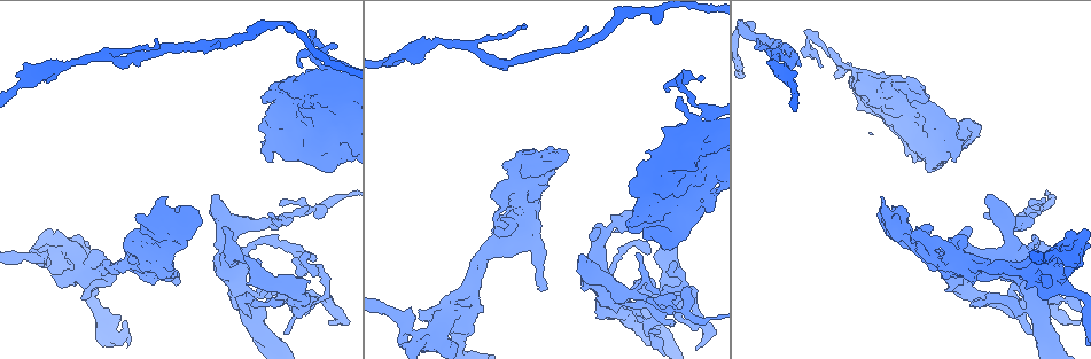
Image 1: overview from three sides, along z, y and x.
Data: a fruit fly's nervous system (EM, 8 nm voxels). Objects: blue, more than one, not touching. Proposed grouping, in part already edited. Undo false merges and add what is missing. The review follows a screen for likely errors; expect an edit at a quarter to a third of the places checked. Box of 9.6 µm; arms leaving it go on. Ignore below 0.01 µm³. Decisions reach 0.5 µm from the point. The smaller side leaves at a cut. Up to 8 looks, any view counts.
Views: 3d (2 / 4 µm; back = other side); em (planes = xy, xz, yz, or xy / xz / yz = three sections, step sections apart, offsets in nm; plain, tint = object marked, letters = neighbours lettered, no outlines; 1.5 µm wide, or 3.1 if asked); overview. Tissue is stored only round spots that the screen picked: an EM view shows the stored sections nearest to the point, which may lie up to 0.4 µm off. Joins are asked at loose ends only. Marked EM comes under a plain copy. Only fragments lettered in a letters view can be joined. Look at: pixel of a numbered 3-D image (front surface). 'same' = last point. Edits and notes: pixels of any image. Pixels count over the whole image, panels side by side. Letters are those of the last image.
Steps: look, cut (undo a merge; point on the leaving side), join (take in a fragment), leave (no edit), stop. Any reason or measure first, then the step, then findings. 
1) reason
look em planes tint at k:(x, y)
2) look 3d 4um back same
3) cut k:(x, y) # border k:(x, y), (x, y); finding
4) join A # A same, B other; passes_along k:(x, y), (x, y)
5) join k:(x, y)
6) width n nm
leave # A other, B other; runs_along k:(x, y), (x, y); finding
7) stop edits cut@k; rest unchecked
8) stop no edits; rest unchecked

thin end
look 3d 4um at 1:(157, 40)

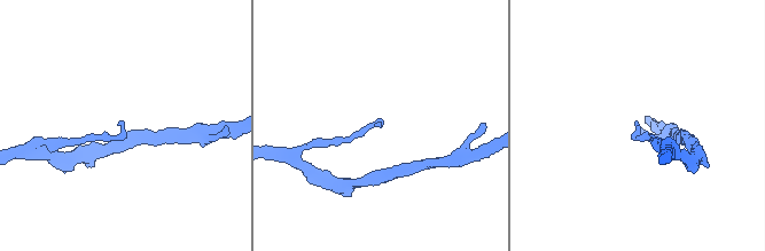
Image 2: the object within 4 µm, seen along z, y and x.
now the EM
look em planes tint at 2:(637, 121)

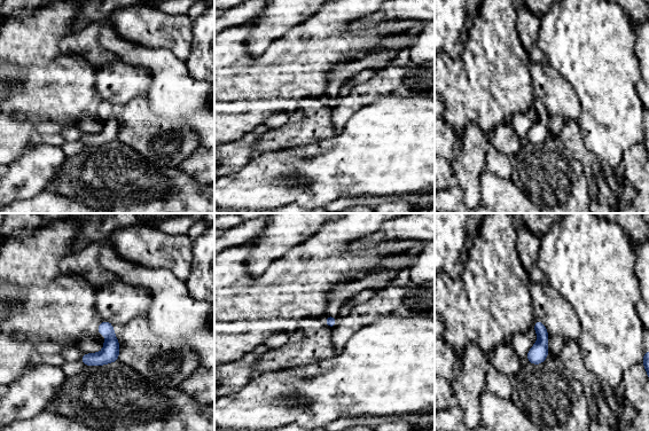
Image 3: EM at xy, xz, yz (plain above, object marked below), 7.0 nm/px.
look em planes letters same

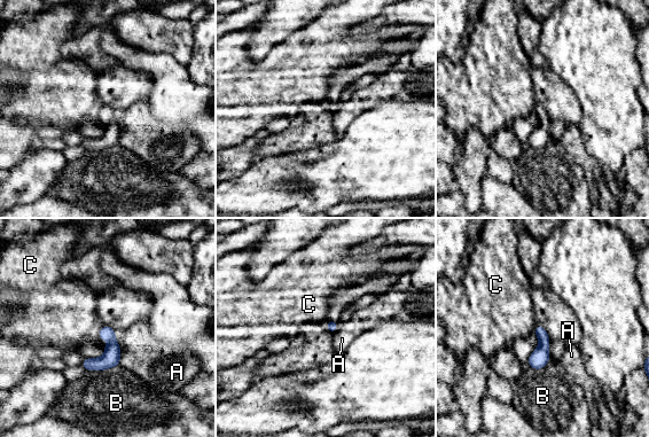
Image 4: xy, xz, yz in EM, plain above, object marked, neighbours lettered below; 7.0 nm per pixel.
leave # A other, B other, C other; border 4:(103, 326), (98, 337); no lettered fragment goes on from it

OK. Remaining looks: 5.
calibre changes
look 3d 2um at 1:(122, 266)

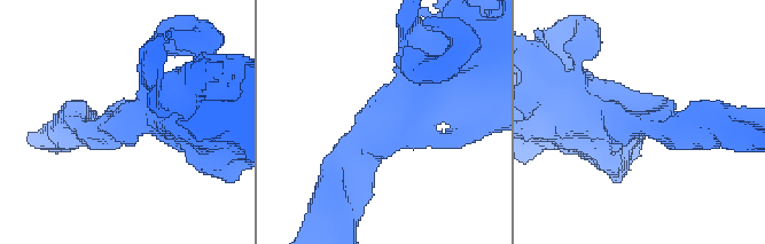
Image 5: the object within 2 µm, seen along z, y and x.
look em xy step 8 letters at 5:(127, 126)

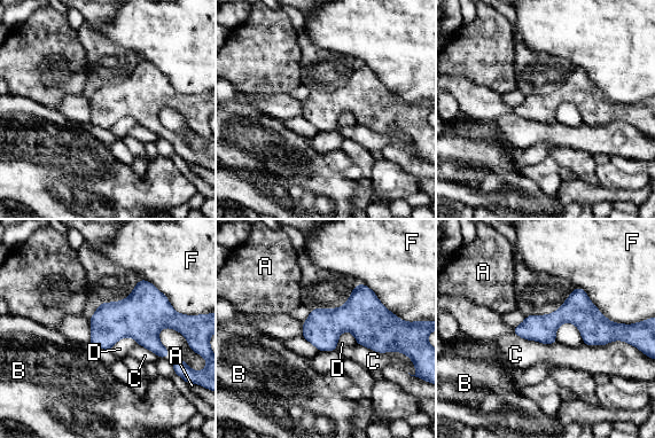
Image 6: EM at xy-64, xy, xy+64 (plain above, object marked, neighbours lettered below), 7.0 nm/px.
leave # A other, B other, C other, D other, F other; runs_along 6:(516, 330), (585, 317), (614, 337); one cell here

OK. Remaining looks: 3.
free end
look em xy step 4 letters at 1:(545, 289)

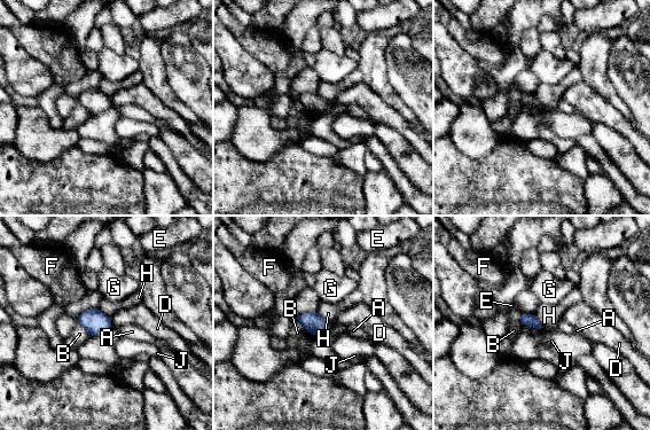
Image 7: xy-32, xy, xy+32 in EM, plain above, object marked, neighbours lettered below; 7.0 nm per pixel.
look em planes letters same

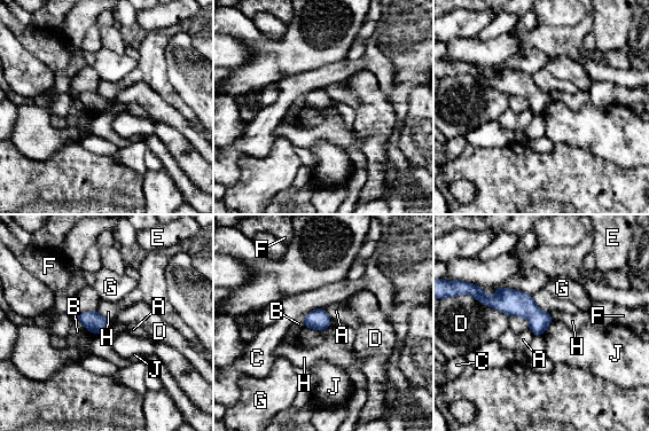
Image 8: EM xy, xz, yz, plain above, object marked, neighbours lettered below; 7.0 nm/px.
width 140 nm
leave # A other, B other, C other, D other, E other, F other, G other, H other, J other; runs_along 8:(482, 297), (522, 304), (548, 319); none of them fits

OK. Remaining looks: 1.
stop no edits; rest unchecked

